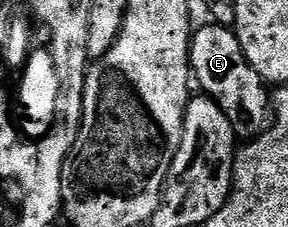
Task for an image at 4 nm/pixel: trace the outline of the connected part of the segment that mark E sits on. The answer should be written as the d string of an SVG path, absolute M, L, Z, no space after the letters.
M206 23L203 29L195 28L190 38L190 67L195 82L202 84L201 92L215 101L228 117L235 134L242 139L253 139L267 128L272 117L272 93L260 75L248 63L233 28Z

